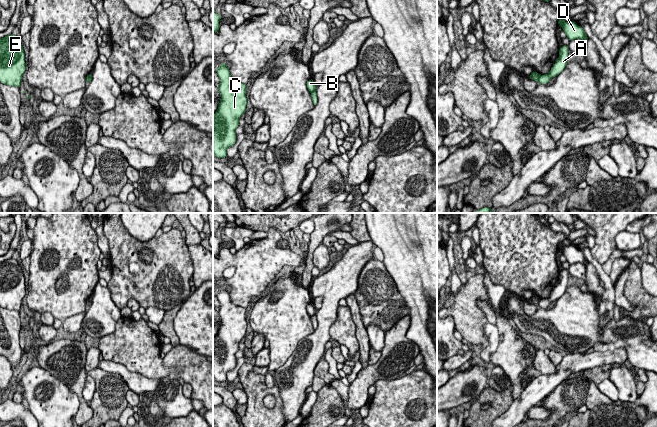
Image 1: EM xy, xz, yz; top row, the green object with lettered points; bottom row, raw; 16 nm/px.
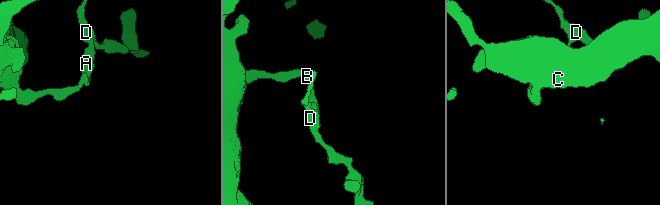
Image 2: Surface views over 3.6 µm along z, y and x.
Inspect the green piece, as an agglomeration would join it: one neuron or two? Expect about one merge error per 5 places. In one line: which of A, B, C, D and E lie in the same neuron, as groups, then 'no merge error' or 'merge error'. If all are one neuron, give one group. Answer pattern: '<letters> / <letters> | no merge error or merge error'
A D / B C E | merge error

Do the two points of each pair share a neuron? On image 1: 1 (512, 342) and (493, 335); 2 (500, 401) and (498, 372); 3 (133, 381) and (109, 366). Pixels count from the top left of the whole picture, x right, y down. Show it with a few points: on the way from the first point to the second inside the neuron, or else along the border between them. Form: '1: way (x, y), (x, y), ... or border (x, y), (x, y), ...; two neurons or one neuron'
1: border (499, 340), (498, 347), (491, 355), (490, 361); two neurons
2: border (488, 385), (498, 391), (504, 391), (510, 387); two neurons
3: way (127, 375), (121, 369), (115, 368); one neuron

